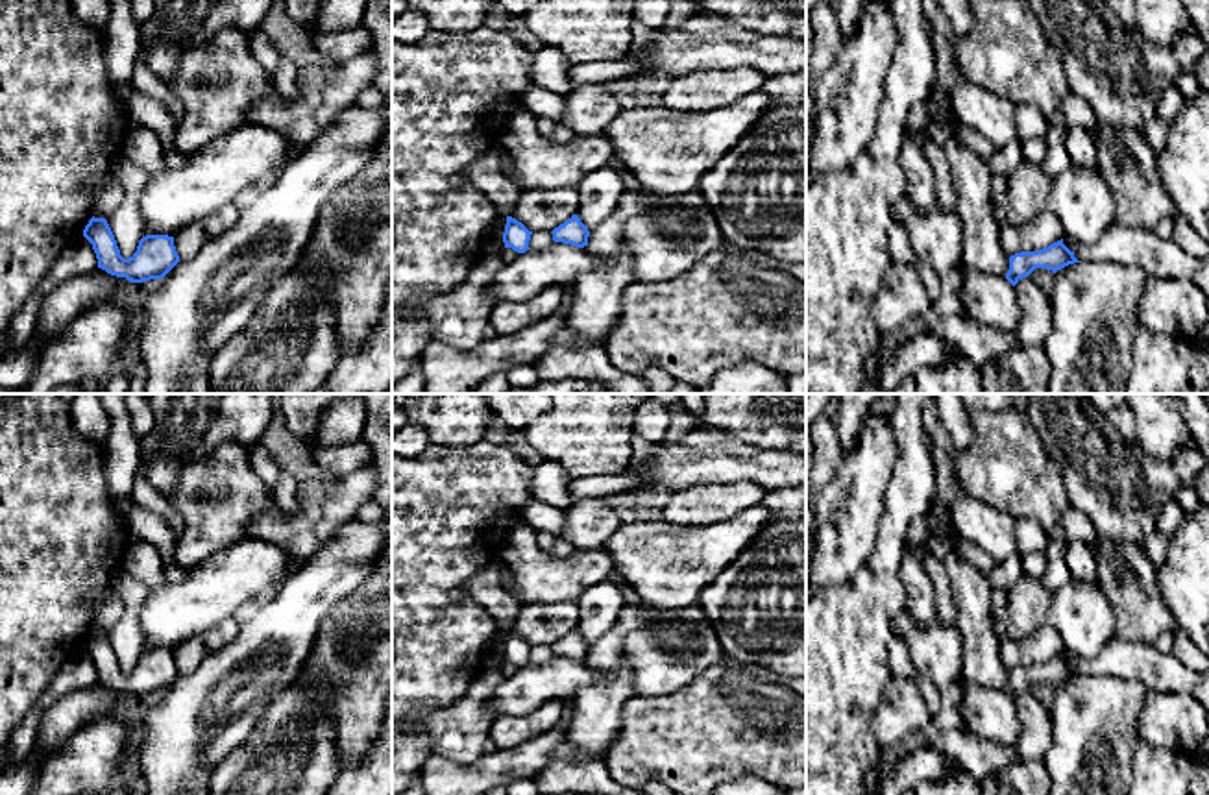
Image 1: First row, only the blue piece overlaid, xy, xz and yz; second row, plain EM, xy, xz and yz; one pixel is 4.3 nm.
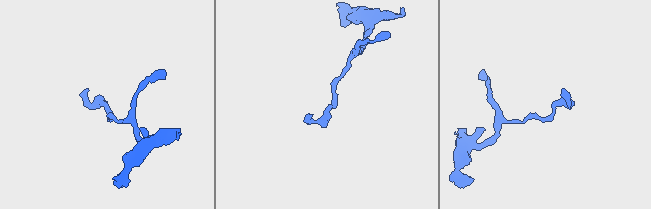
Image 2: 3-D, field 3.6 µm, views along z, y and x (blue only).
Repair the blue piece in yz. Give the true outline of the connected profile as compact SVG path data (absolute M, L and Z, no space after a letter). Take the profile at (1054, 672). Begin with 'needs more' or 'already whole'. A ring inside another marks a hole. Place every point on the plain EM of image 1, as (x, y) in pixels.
already whole | M1063 653L1037 666L1020 666L1009 671L1006 693L1015 701L1022 691L1028 691L1035 682L1046 682L1054 688L1069 679L1081 677L1074 671Z

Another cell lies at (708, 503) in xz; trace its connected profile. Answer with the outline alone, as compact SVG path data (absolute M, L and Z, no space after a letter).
M751 481L704 483L673 492L662 520L684 527L706 527L762 505L765 490Z

